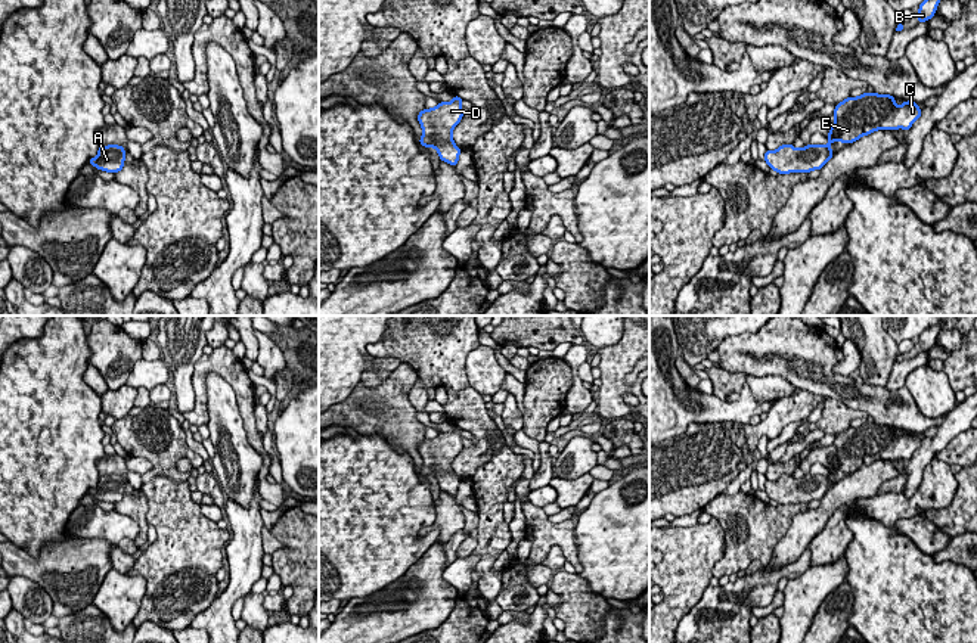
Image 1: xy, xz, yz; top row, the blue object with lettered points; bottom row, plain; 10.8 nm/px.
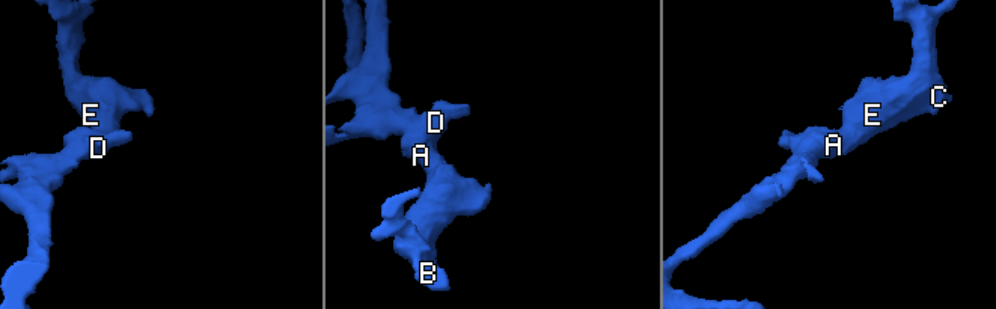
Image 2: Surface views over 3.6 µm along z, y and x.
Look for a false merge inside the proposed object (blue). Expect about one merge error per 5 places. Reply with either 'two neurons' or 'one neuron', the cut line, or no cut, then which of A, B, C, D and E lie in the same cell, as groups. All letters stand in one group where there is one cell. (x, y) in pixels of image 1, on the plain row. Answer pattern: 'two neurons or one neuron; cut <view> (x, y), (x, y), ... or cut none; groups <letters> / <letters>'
one neuron; cut none; groups A B C D E

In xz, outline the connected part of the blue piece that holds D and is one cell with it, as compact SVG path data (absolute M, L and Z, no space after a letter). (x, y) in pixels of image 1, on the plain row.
M453 426L452 432L441 432L432 439L424 439L418 444L418 451L424 460L419 473L425 478L435 478L440 490L456 497L462 482L453 472L453 459L463 448L462 432Z

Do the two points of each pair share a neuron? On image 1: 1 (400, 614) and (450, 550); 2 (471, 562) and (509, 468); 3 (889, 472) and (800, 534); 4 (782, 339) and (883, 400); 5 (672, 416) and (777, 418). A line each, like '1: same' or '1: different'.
1: different
2: different
3: same
4: same
5: different

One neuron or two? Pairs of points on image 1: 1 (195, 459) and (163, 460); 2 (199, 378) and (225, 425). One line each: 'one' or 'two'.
1: one
2: two

